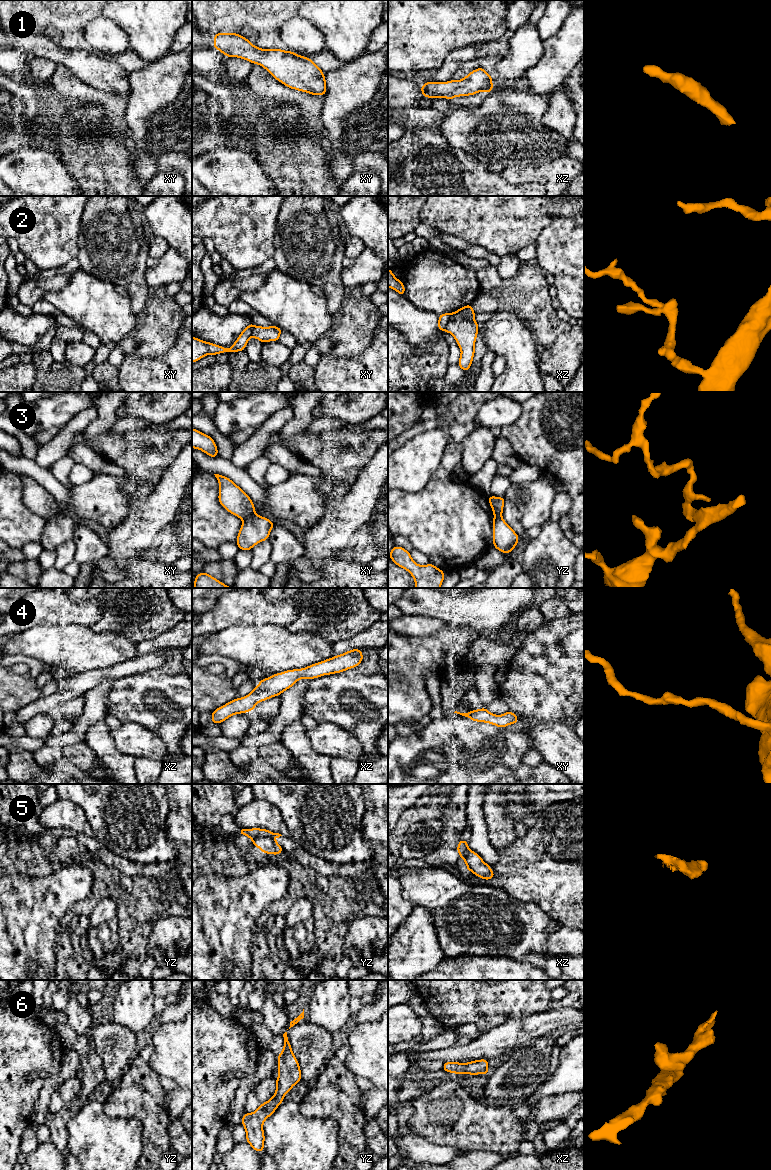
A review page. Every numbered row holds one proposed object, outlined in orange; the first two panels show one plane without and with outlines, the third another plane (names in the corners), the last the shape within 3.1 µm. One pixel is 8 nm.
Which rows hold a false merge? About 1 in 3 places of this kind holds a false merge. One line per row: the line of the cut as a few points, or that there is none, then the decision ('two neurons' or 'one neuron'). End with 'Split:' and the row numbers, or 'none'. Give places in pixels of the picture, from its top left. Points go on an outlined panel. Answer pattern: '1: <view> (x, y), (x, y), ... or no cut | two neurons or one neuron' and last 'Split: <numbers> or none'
1: no cut | one neuron
2: xz (451, 314), (451, 318), (445, 325), (444, 330) | two neurons
3: xy (254, 513), (243, 520) | two neurons
4: no cut | one neuron
5: yz (270, 835), (252, 840) | two neurons
6: no cut | one neuron
Split: 2, 3, 5

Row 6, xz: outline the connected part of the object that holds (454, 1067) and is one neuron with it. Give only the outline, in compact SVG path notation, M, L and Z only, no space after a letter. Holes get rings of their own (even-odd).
M487 1059L471 1061L469 1063L444 1062L443 1070L455 1074L477 1075L481 1073L487 1075L489 1073Z

